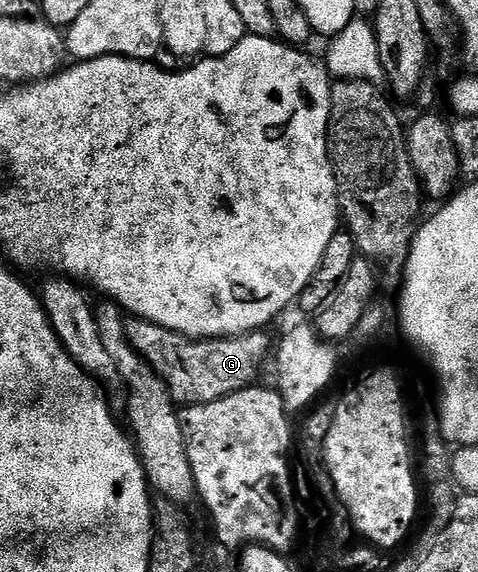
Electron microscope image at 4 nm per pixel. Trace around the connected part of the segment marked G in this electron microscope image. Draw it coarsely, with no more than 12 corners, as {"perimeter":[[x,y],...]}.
{"perimeter":[[129,317],[126,340],[177,407],[253,385],[267,333],[188,338]]}

